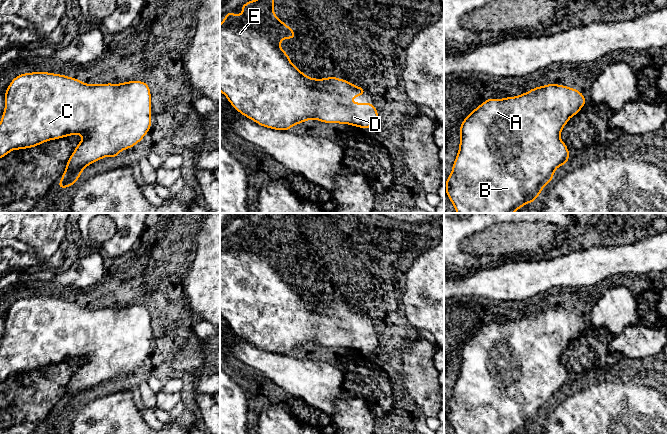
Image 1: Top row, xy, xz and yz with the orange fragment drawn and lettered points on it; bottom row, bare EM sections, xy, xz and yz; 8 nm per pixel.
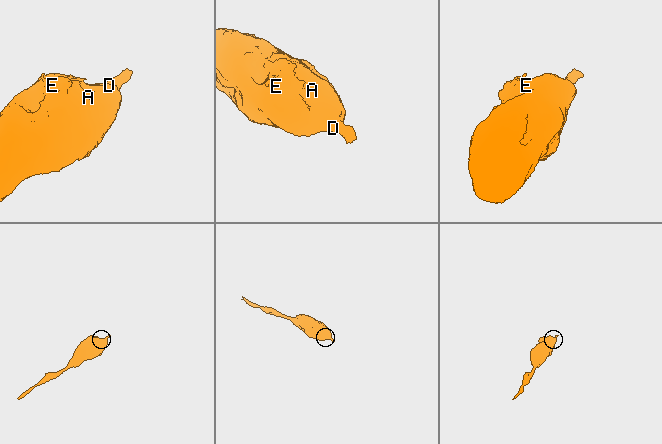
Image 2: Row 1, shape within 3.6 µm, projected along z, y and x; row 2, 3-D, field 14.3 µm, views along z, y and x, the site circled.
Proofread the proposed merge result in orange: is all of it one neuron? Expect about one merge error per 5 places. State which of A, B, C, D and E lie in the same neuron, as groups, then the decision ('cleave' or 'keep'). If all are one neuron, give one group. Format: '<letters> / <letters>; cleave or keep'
A B C D E; keep

